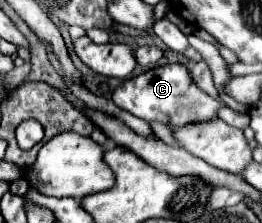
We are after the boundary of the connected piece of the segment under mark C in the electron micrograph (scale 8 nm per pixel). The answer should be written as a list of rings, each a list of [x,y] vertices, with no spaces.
[[[170,63],[154,67],[138,77],[124,79],[116,91],[112,93],[112,101],[132,113],[134,117],[140,117],[148,123],[160,121],[170,123],[172,127],[186,127],[186,123],[204,123],[218,117],[218,109],[222,107],[220,101],[212,99],[208,93],[204,93],[190,77],[190,69],[182,63]]]

